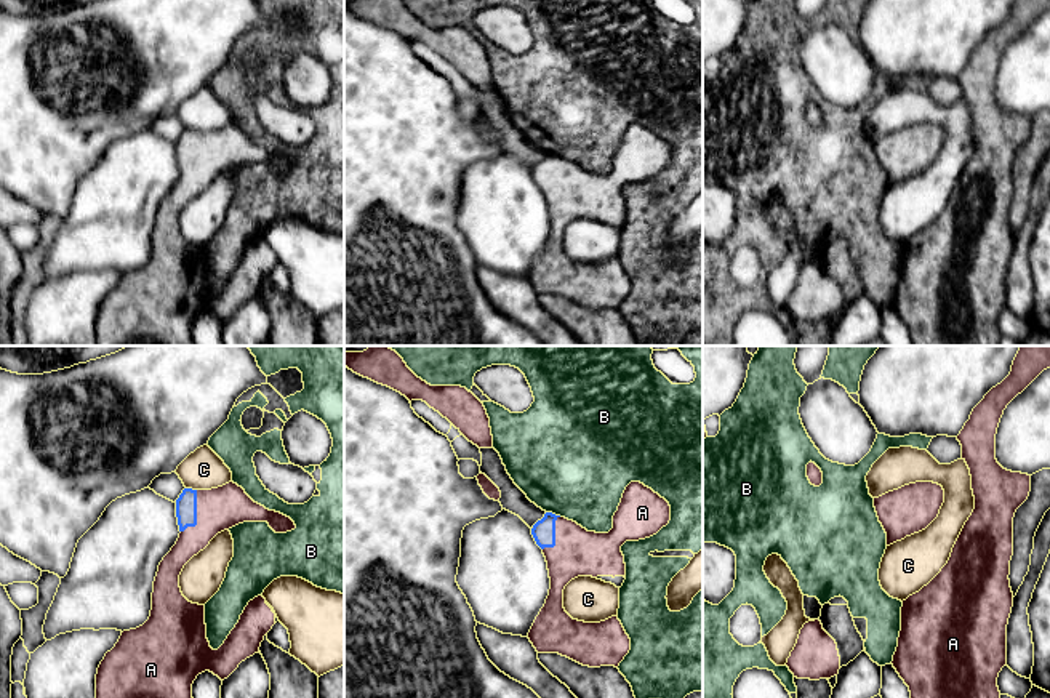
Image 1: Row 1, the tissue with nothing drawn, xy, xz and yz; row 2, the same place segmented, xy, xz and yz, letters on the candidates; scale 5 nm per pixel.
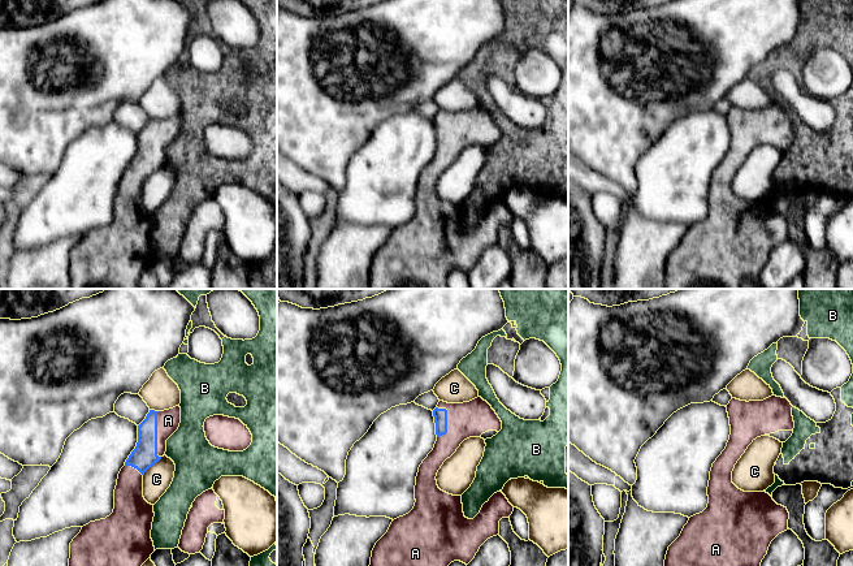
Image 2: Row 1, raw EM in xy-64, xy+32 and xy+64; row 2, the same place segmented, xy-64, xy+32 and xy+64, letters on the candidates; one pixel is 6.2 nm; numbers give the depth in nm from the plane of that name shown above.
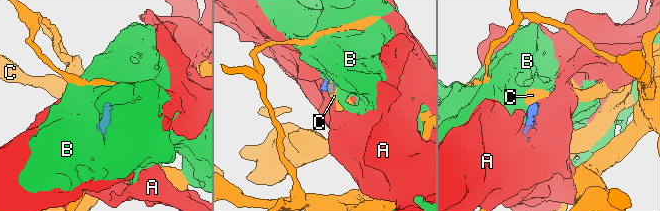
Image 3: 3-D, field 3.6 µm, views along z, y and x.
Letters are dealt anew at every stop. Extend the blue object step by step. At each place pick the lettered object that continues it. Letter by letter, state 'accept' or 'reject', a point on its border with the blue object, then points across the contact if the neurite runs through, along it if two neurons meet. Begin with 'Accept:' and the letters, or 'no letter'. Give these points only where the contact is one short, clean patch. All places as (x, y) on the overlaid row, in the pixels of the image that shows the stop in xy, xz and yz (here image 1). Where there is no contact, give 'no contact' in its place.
Accept: A
A: accept | xy (196, 514)
B: reject | xz (554, 514) | along xz (546, 511), (561, 516)
C: reject | xy (191, 489)

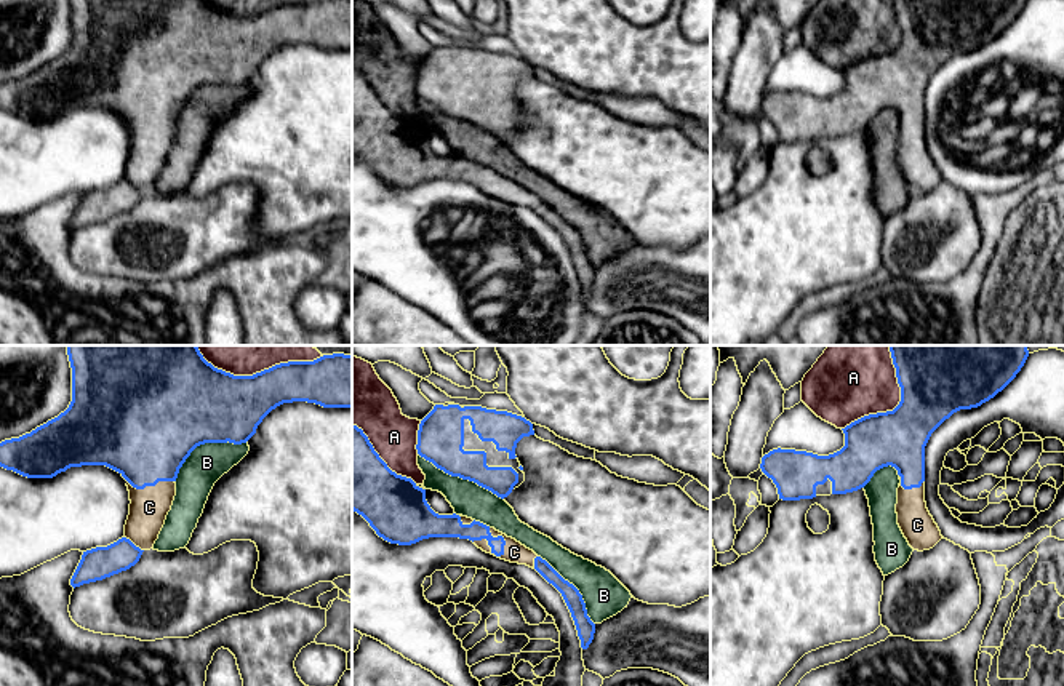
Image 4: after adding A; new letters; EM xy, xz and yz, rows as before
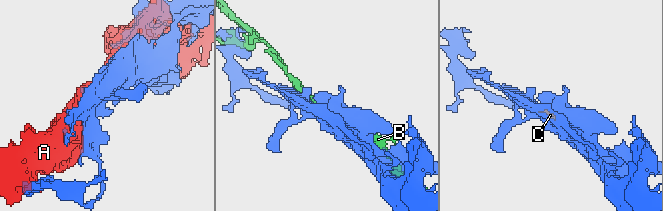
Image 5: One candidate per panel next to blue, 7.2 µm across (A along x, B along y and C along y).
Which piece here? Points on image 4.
Accept: C
A: reject | yz (900, 403)
B: reject | xz (461, 477)
C: accept | xz (488, 544)

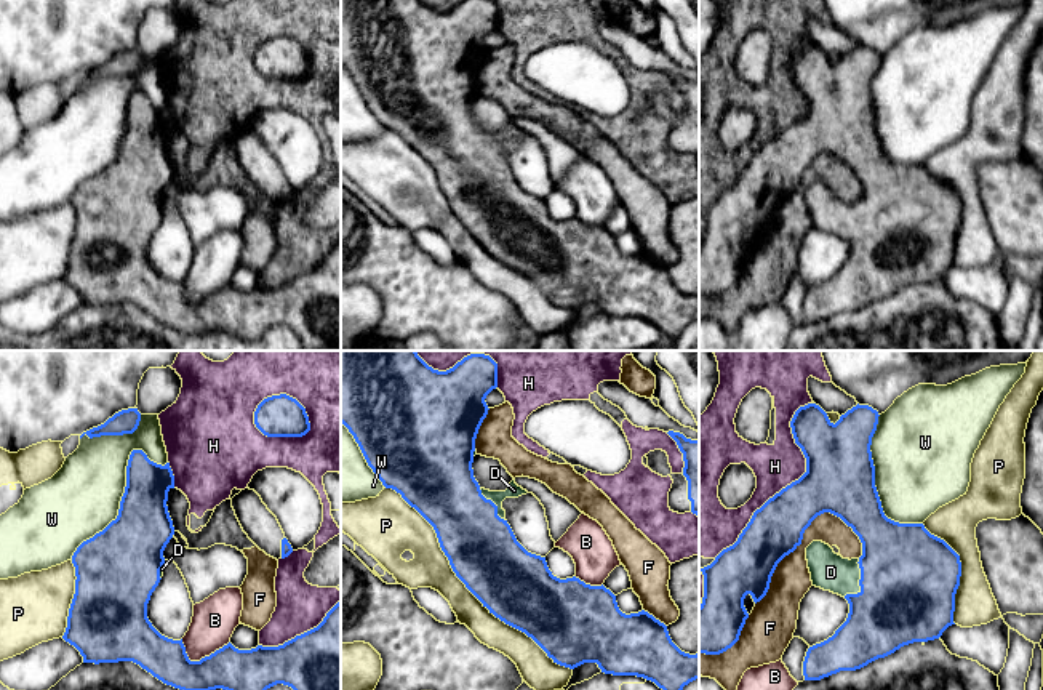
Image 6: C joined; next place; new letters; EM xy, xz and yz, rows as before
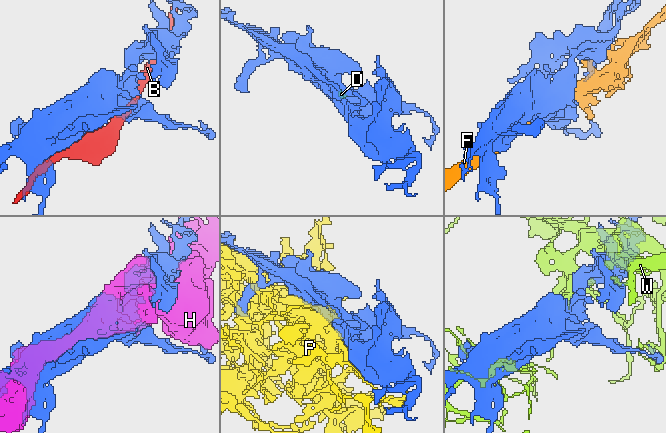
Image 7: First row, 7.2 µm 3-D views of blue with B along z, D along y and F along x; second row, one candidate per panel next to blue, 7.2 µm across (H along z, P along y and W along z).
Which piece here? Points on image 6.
Accept: D
B: reject | xy (200, 660)
D: accept | yz (859, 583)
F: reject | yz (802, 538)
H: reject | yz (792, 482)
P: reject | xz (466, 586)
W: reject | xy (125, 492)

